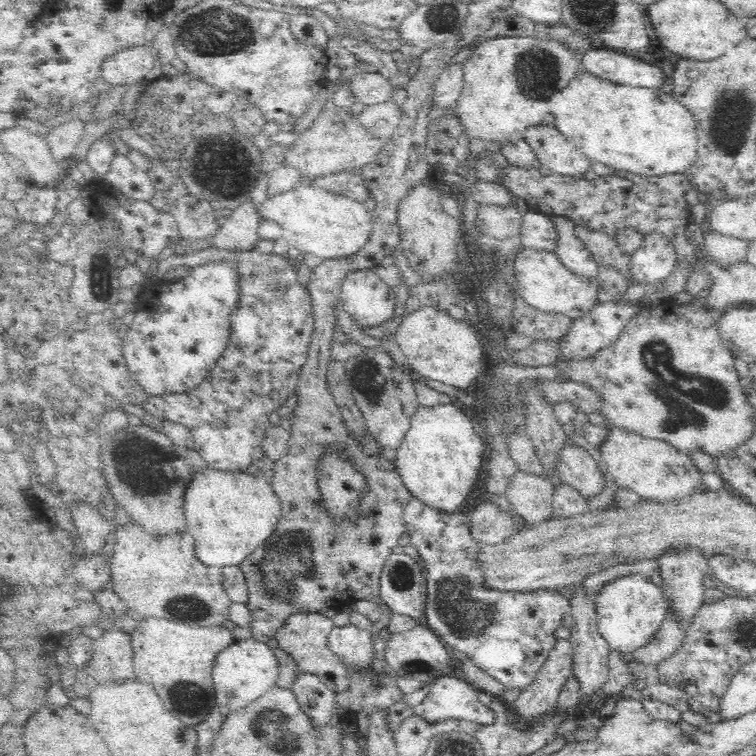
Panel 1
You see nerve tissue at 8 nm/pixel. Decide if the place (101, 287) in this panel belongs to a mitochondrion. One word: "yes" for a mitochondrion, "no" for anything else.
yes

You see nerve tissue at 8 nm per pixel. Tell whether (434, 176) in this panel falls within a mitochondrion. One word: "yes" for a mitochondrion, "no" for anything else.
no

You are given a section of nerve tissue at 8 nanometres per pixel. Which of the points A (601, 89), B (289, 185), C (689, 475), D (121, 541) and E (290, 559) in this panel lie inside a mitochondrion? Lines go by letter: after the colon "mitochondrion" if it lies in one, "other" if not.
A: other
B: other
C: other
D: other
E: mitochondrion

